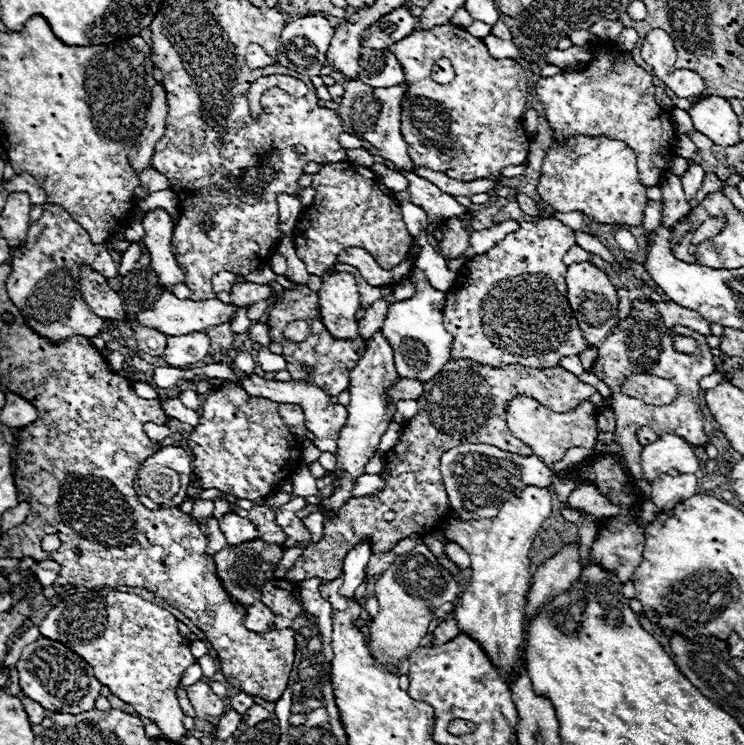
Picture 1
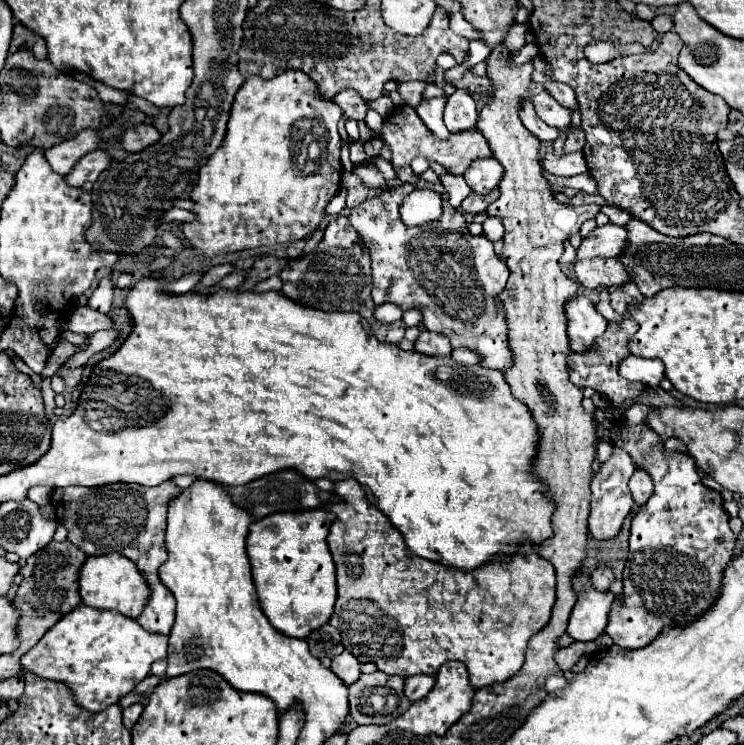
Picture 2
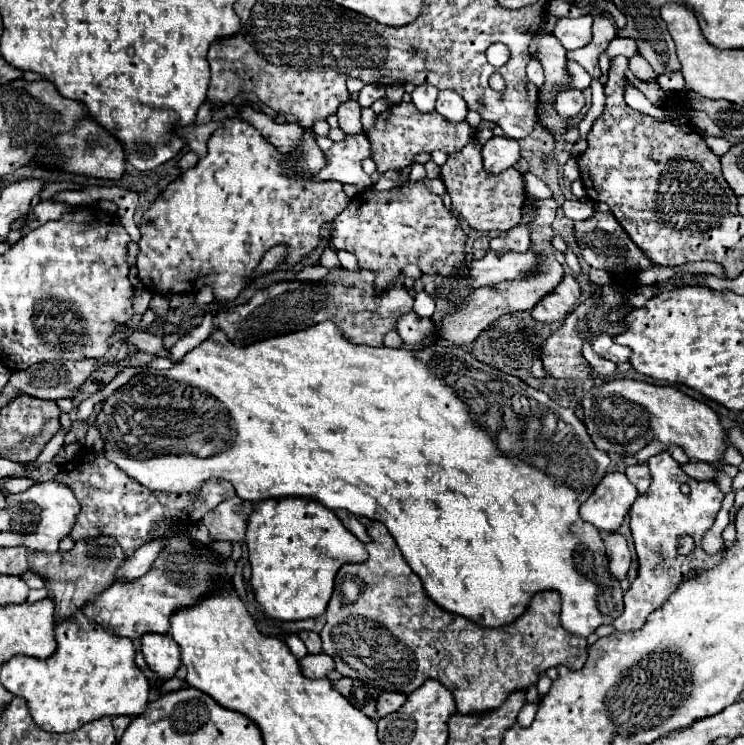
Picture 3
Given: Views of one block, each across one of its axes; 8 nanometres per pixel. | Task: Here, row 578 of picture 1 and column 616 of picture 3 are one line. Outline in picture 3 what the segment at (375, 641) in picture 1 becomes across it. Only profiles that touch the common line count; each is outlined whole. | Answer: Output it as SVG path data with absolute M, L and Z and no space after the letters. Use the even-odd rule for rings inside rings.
M612 378L612 380L606 380L602 386L590 388L582 398L582 406L584 406L584 424L588 428L592 442L596 444L598 450L608 452L608 454L618 454L618 456L636 454L652 440L676 444L688 454L688 458L696 458L696 460L704 460L704 462L722 460L724 450L726 450L724 428L722 428L716 412L708 404L686 396L684 392L680 392L674 386L656 386L656 384L632 380L632 378Z

